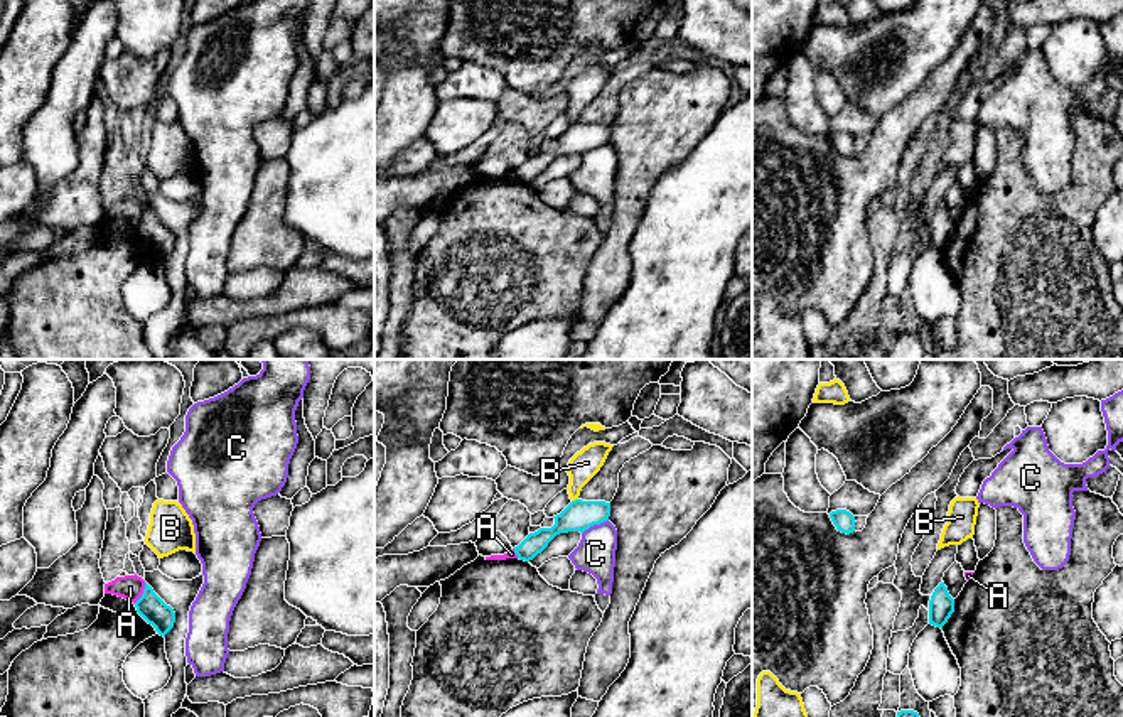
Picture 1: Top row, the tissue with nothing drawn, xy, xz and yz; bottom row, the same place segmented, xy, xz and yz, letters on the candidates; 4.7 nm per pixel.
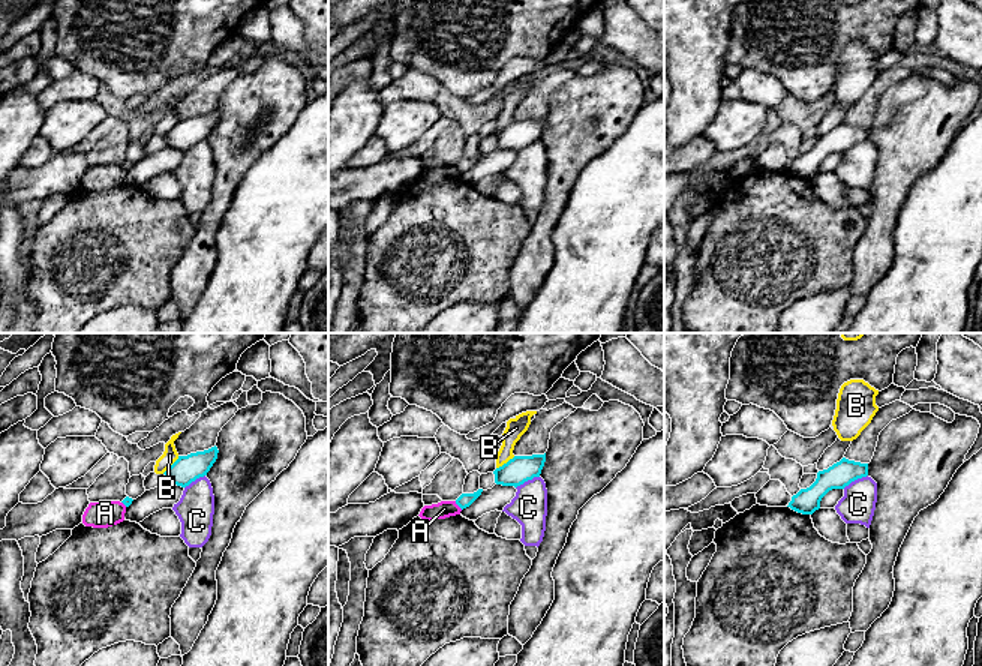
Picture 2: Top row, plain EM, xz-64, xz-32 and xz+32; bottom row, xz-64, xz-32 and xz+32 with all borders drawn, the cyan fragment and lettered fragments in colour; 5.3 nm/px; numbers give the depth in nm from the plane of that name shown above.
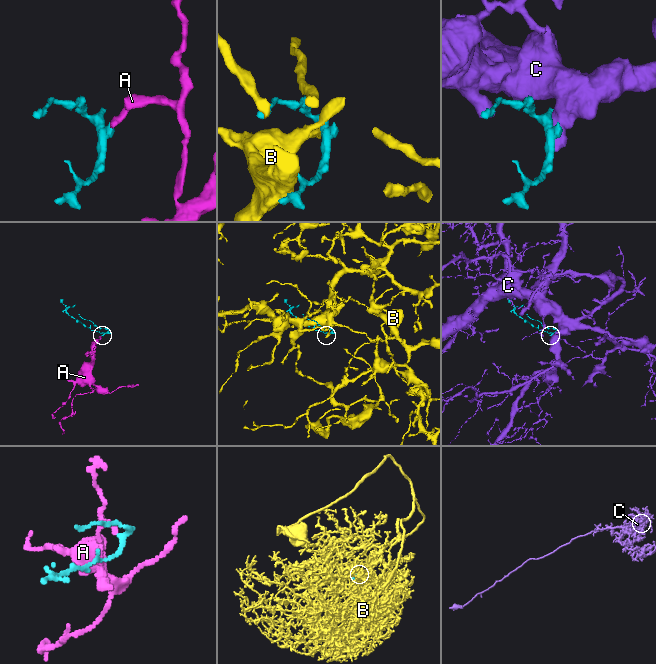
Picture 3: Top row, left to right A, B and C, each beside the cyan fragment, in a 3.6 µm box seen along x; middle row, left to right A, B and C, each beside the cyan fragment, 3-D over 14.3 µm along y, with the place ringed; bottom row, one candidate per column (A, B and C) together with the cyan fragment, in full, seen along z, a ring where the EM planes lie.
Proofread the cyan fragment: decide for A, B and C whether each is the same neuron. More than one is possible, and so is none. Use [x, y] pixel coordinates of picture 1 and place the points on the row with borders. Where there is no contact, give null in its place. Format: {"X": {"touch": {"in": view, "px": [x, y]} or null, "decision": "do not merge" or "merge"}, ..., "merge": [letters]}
{"A": {"touch": {"in": "xy", "px": [144, 593]}, "decision": "do not merge"}, "B": {"touch": {"in": "xz", "px": [575, 500]}, "decision": "do not merge"}, "C": {"touch": {"in": "xz", "px": [594, 523]}, "decision": "do not merge"}, "merge": []}

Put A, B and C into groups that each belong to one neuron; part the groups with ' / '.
A / B / C

